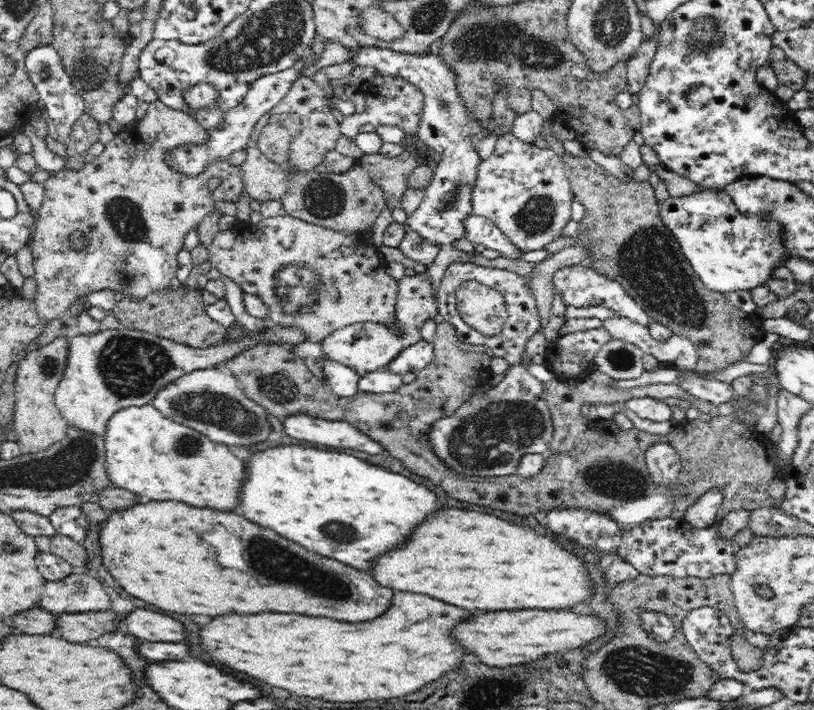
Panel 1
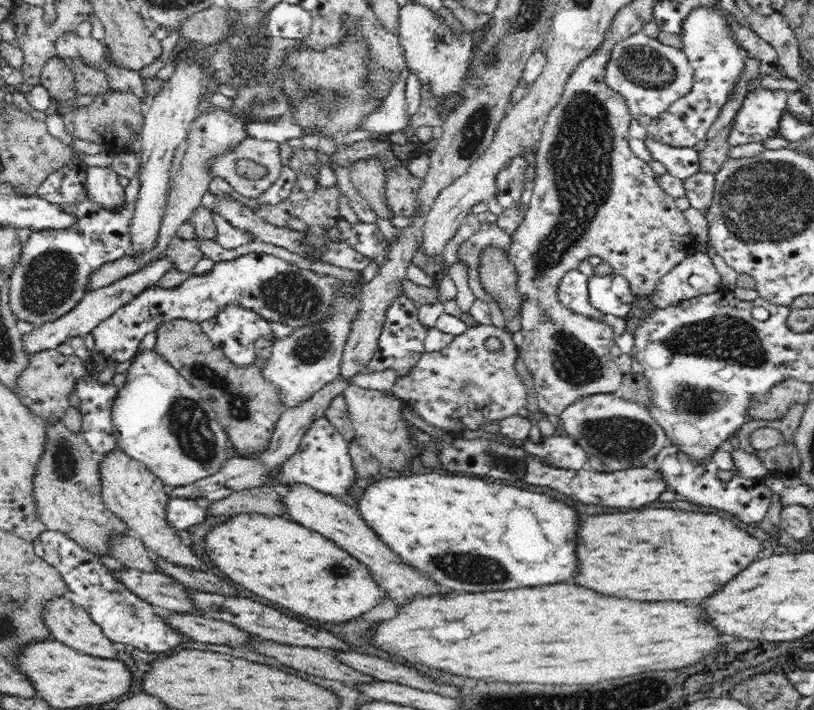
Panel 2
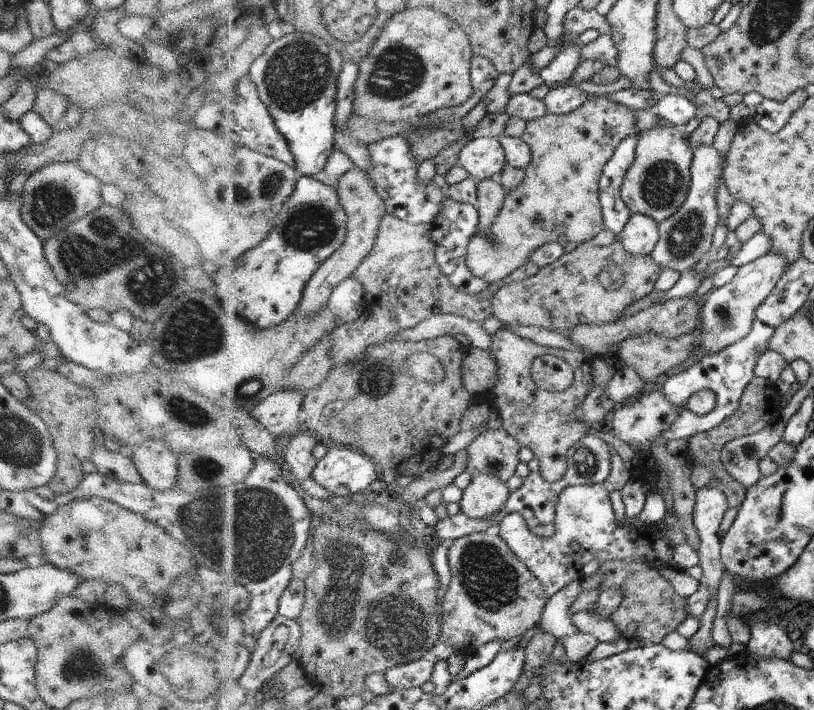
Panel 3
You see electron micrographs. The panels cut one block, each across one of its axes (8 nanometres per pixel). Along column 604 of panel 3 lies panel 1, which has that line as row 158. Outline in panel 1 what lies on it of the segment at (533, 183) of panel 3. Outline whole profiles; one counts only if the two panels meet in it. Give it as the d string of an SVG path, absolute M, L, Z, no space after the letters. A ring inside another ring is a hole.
M156 100L150 103L150 108L148 108L144 120L142 120L142 122L138 120L138 124L134 126L134 140L128 142L126 148L118 148L118 146L122 146L122 144L120 144L120 136L115 136L116 140L109 142L105 146L101 156L96 157L91 164L86 164L84 168L80 168L78 172L62 169L43 182L45 188L44 198L36 218L33 243L31 246L33 265L35 268L33 279L36 280L37 285L34 301L36 312L40 319L50 322L58 318L62 312L66 312L75 301L78 301L80 296L87 296L87 294L96 292L96 290L113 290L118 298L142 299L148 296L152 291L159 291L170 286L170 282L176 278L178 254L179 250L183 249L186 235L191 230L196 229L204 217L212 217L214 213L217 212L214 208L216 202L236 202L239 194L243 191L242 172L239 167L230 165L229 159L214 160L208 167L205 167L205 170L202 171L201 174L196 176L186 176L183 172L176 171L172 168L170 164L170 152L172 149L178 149L180 146L188 145L202 146L204 142L208 142L208 136L210 136L208 135L208 130L204 129L194 117L190 117L180 110L169 108L164 105L164 103ZM76 232L82 233L82 235L88 239L88 246L86 246L86 248L77 250L71 245L71 235Z

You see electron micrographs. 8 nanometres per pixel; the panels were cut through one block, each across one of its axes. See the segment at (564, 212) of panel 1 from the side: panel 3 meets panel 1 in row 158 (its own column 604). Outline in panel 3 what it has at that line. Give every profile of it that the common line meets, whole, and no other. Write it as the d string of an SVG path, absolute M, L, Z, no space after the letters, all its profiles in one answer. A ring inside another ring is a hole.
M602 483L567 487L560 492L554 510L554 534L548 538L532 534L526 518L518 512L506 514L499 523L499 536L535 574L550 598L572 580L581 579L582 567L592 560L642 562L648 567L667 565L673 560L675 550L666 530L660 530L654 523L645 524L638 517L620 524L614 516L608 489Z

